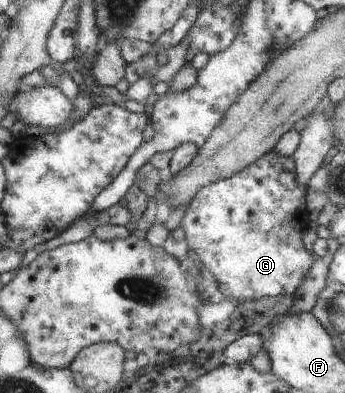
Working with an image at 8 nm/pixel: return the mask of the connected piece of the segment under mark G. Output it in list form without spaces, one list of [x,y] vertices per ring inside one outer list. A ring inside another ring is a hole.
[[[268,152],[242,172],[200,188],[181,221],[189,249],[196,252],[203,267],[214,275],[221,290],[240,303],[294,294],[312,265],[312,255],[302,245],[304,229],[308,227],[306,190],[295,179],[295,158]]]

